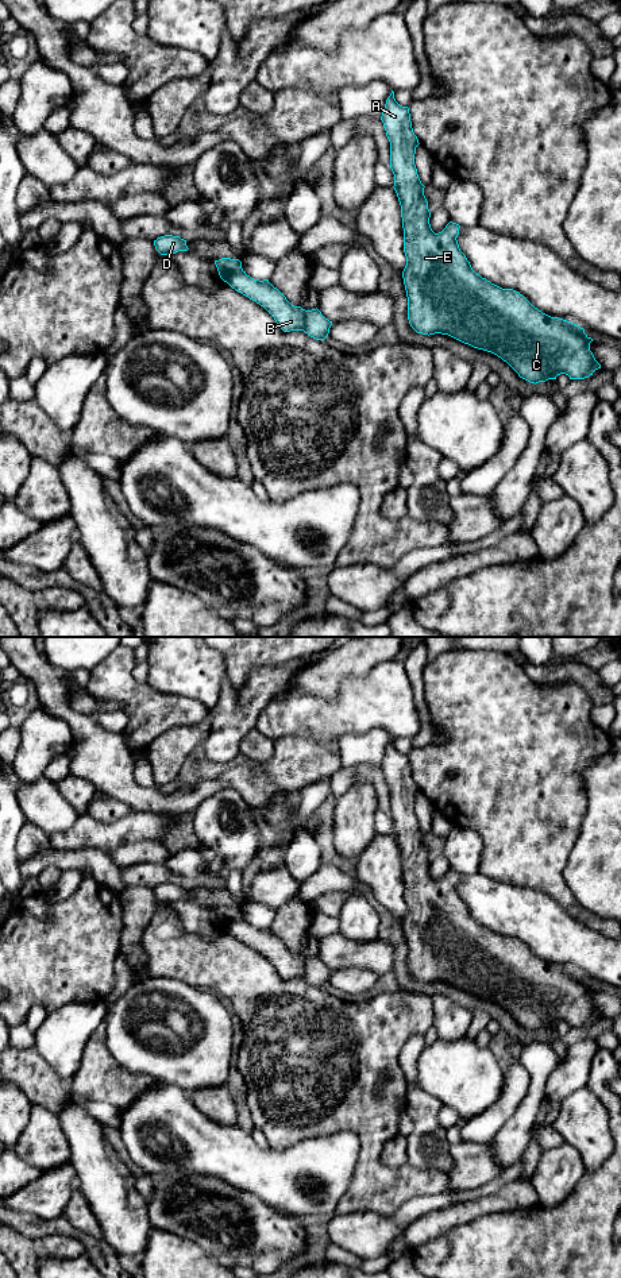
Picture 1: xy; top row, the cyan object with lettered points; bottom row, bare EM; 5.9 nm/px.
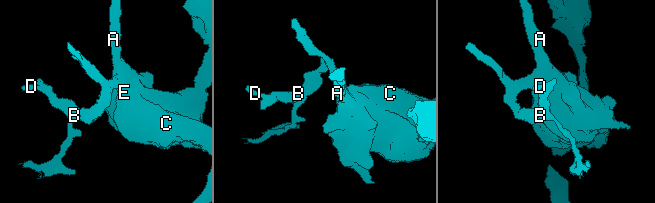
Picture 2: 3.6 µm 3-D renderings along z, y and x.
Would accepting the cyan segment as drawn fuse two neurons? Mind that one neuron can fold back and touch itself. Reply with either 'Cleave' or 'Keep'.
Cleave

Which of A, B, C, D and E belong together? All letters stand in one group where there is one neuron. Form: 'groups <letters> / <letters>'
groups A C E / B D

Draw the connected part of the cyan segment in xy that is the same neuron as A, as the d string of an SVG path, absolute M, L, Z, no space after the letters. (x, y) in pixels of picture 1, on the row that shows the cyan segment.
M393 90L386 100L381 120L390 142L390 169L394 174L393 188L401 205L404 252L406 256L402 278L408 297L408 320L410 327L417 333L428 336L435 333L448 335L474 348L491 352L506 362L520 378L535 385L556 379L560 374L568 375L570 379L585 379L601 368L601 364L590 351L593 339L585 333L583 328L571 321L543 313L518 291L502 289L472 270L456 240L459 224L450 221L441 232L435 233L432 231L429 224L431 212L424 196L425 186L421 184L414 165L416 147L420 143L412 128L409 108L396 101Z

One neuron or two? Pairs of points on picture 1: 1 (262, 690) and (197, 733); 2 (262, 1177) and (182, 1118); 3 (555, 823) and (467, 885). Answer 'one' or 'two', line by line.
1: two
2: one
3: two

